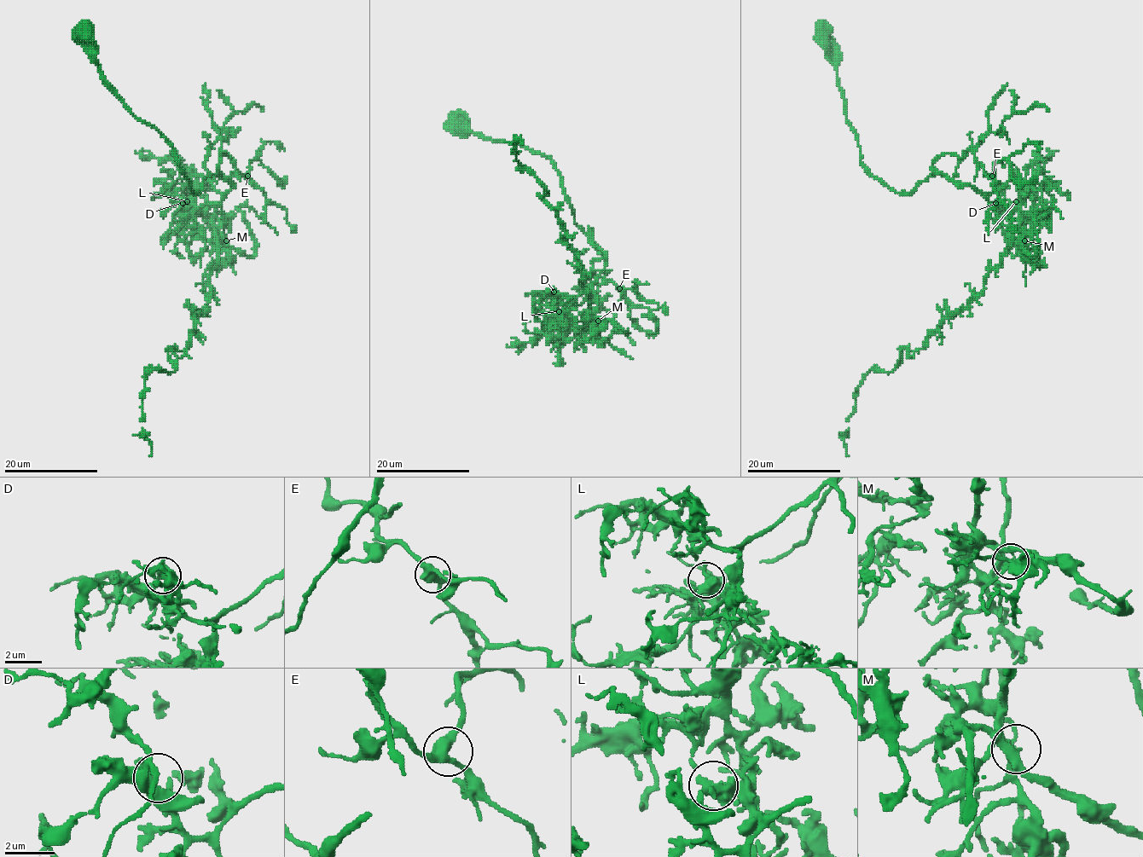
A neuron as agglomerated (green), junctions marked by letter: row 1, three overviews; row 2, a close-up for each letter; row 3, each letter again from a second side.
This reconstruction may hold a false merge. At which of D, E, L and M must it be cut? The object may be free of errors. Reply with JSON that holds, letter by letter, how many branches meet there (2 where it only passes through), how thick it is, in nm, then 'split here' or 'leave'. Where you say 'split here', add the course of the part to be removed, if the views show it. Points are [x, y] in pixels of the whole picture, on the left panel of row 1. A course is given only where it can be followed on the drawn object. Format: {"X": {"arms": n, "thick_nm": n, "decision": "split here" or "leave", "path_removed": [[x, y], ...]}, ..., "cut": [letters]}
{"D": {"arms": 3, "thick_nm": 160, "decision": "leave"}, "E": {"arms": 3, "thick_nm": 400, "decision": "leave"}, "L": {"arms": 3, "thick_nm": 420, "decision": "leave"}, "M": {"arms": 3, "thick_nm": 180, "decision": "split here", "path_removed": [[227, 241], [217, 237], [211, 297], [189, 344], [168, 351], [173, 371], [146, 376], [150, 456]]}, "cut": ["M"]}

